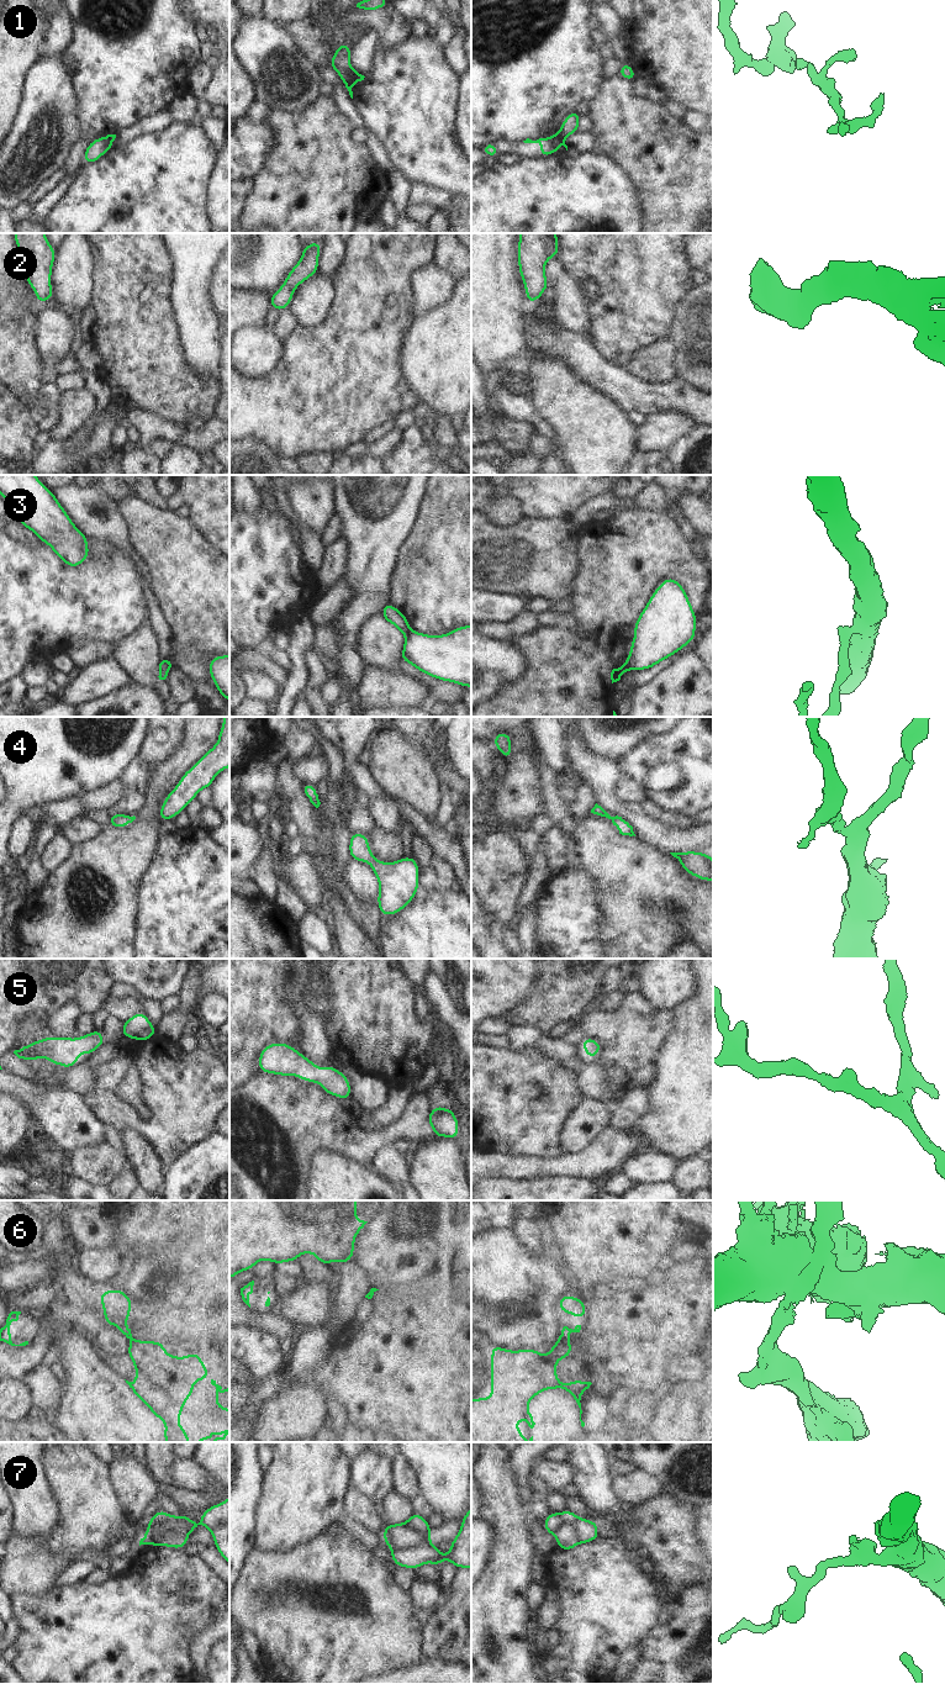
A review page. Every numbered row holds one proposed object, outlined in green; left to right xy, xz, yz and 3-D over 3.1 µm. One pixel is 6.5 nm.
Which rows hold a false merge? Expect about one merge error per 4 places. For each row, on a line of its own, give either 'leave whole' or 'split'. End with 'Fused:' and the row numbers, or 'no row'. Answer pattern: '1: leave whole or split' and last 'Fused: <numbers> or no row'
1: split
2: leave whole
3: split
4: leave whole
5: leave whole
6: split
7: split
Fused: 1, 3, 6, 7

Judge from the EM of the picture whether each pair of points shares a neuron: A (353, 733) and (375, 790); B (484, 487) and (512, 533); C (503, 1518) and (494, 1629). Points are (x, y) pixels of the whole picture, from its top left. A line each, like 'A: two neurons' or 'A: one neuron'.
A: one neuron
B: two neurons
C: one neuron

